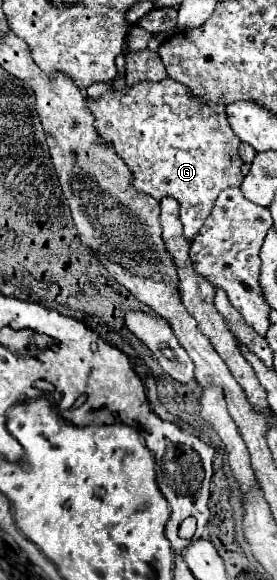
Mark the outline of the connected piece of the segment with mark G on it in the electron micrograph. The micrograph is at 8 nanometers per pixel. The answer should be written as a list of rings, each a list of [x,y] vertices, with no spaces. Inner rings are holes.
[[[162,79],[162,81],[156,81],[156,83],[152,83],[152,81],[140,81],[140,83],[132,85],[130,89],[124,89],[124,91],[108,89],[102,97],[98,97],[98,99],[90,99],[90,97],[86,97],[86,101],[88,101],[88,109],[90,109],[90,113],[94,115],[96,131],[98,131],[98,135],[100,135],[102,145],[110,145],[110,147],[114,147],[116,155],[118,155],[118,157],[126,163],[126,167],[132,171],[132,179],[130,179],[132,187],[134,187],[136,191],[140,191],[140,193],[146,193],[146,195],[154,197],[156,201],[160,201],[162,197],[174,197],[174,199],[178,201],[178,205],[180,205],[180,219],[182,219],[182,223],[184,223],[184,237],[186,237],[188,241],[194,241],[194,237],[198,235],[198,231],[200,231],[200,227],[204,225],[206,217],[210,215],[210,211],[212,211],[214,201],[218,199],[218,195],[220,195],[224,189],[228,189],[228,187],[240,187],[240,183],[242,183],[242,179],[244,179],[242,173],[240,173],[242,159],[240,159],[240,155],[238,155],[240,139],[236,139],[236,135],[234,135],[232,129],[228,127],[228,121],[226,121],[226,113],[224,113],[224,109],[222,109],[220,105],[202,105],[198,99],[192,99],[192,95],[188,93],[188,89],[184,91],[184,85],[180,85],[180,83],[174,81],[174,79]]]

